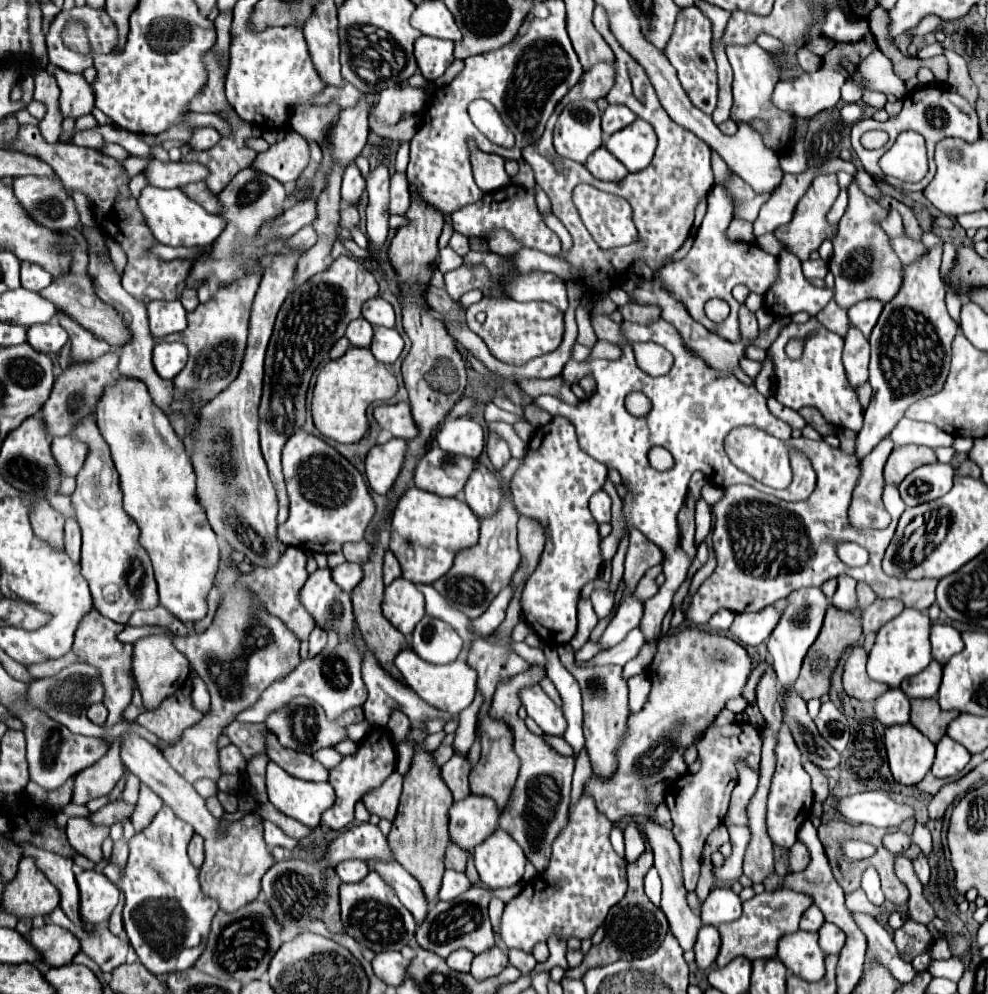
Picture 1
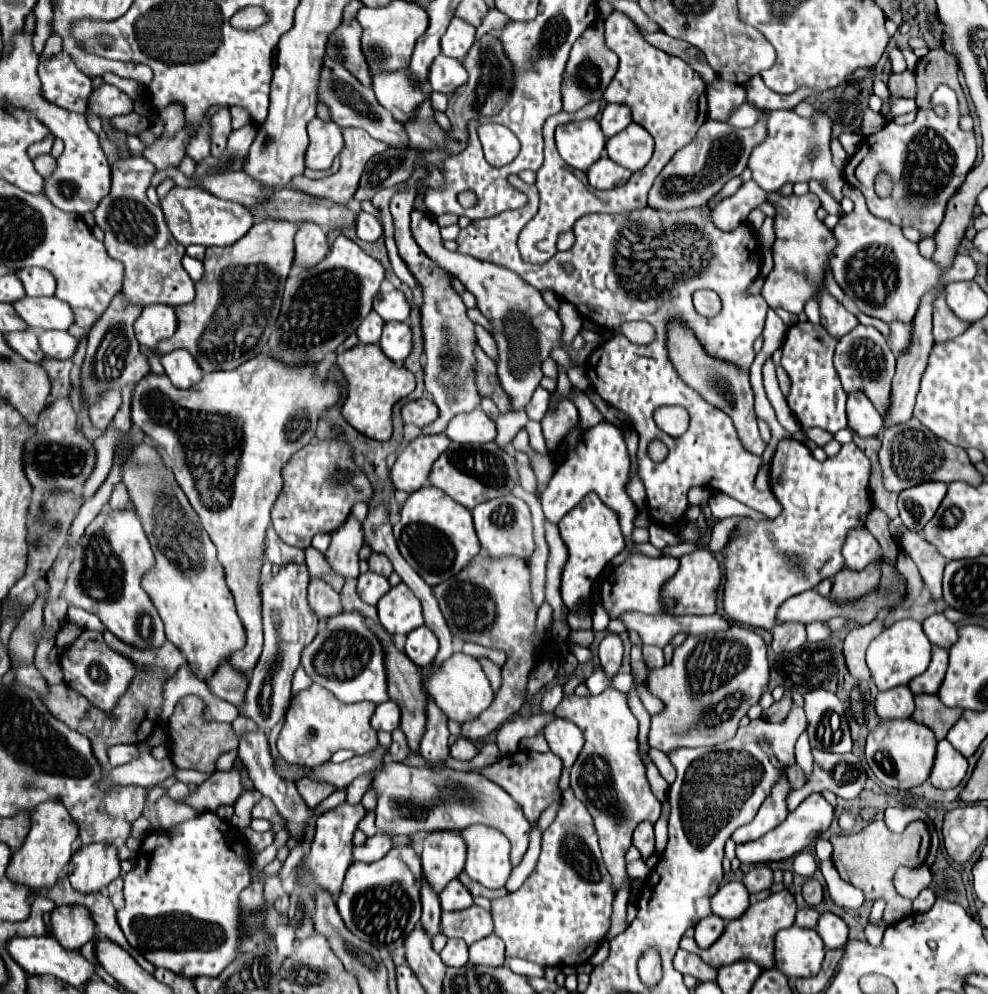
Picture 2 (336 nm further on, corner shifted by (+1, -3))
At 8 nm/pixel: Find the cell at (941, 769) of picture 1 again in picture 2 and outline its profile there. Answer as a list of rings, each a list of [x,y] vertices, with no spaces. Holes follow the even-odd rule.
[[[940,740],[938,742],[938,750],[936,750],[936,758],[934,758],[934,768],[930,774],[930,782],[936,788],[956,788],[968,770],[968,762],[966,758],[948,742],[948,740]]]

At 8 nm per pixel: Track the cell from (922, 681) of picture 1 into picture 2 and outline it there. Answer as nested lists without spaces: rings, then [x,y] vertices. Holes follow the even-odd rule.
[[[932,648],[932,662],[928,670],[920,676],[916,676],[908,686],[914,694],[936,694],[948,668],[948,652],[942,648]]]

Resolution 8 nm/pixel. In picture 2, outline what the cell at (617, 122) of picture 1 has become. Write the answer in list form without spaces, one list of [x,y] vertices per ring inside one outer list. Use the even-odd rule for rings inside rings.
[[[606,104],[606,108],[602,110],[600,126],[606,138],[612,138],[614,134],[618,134],[630,122],[632,122],[632,114],[624,104]]]

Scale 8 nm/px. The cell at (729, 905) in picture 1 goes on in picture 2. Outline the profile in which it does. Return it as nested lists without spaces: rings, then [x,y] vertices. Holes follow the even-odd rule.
[[[726,882],[712,896],[712,912],[722,920],[734,920],[744,914],[748,908],[748,890],[742,882]]]

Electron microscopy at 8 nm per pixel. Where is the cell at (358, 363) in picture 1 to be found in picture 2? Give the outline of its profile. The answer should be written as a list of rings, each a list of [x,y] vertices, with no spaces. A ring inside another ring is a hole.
[[[358,344],[350,350],[344,350],[338,354],[336,364],[348,382],[348,396],[342,404],[344,420],[372,440],[390,440],[392,406],[414,390],[412,372],[408,372],[404,366],[398,368],[396,364],[392,364],[392,360],[388,360],[384,352],[380,352],[378,344]]]

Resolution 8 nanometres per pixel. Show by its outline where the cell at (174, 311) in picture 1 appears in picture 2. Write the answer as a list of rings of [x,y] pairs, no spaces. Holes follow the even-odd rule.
[[[150,304],[144,306],[142,314],[134,322],[136,338],[140,344],[146,344],[150,350],[164,340],[170,338],[178,328],[178,316],[176,310],[168,304]]]

